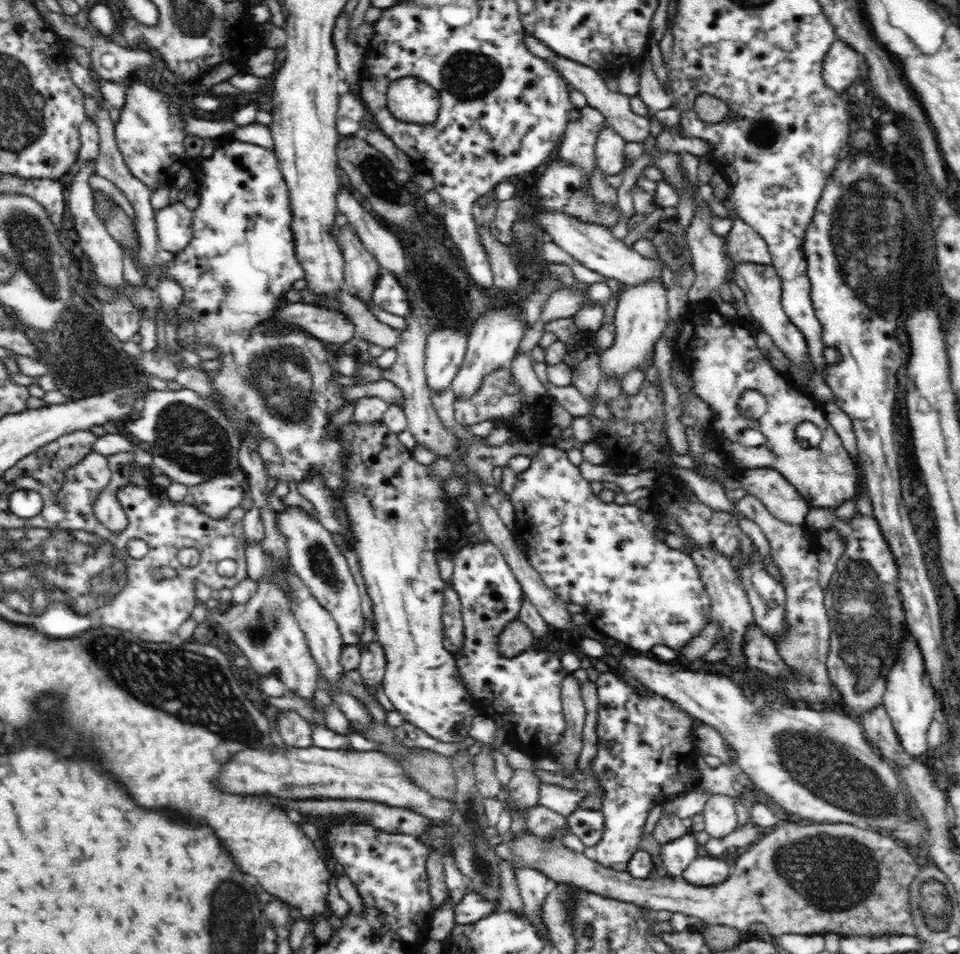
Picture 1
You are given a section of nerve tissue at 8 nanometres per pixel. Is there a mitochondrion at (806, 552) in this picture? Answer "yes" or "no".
no

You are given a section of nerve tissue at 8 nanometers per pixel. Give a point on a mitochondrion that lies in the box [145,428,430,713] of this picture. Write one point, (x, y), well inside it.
(261, 632)

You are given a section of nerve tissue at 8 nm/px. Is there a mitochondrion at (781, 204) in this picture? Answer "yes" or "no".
no

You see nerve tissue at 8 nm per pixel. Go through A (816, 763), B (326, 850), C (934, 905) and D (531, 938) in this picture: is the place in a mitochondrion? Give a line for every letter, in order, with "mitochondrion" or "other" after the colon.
A: mitochondrion
B: other
C: mitochondrion
D: other

